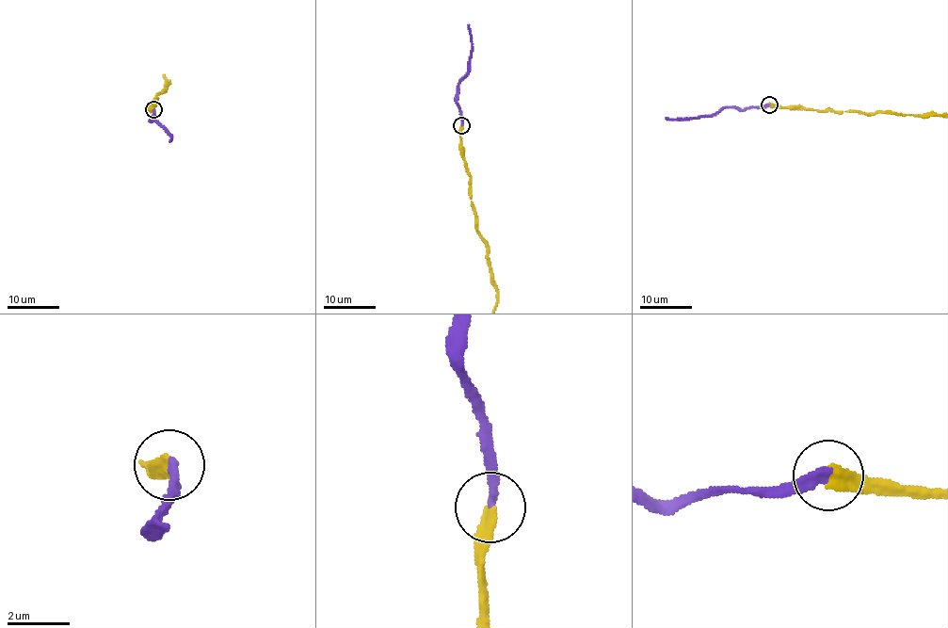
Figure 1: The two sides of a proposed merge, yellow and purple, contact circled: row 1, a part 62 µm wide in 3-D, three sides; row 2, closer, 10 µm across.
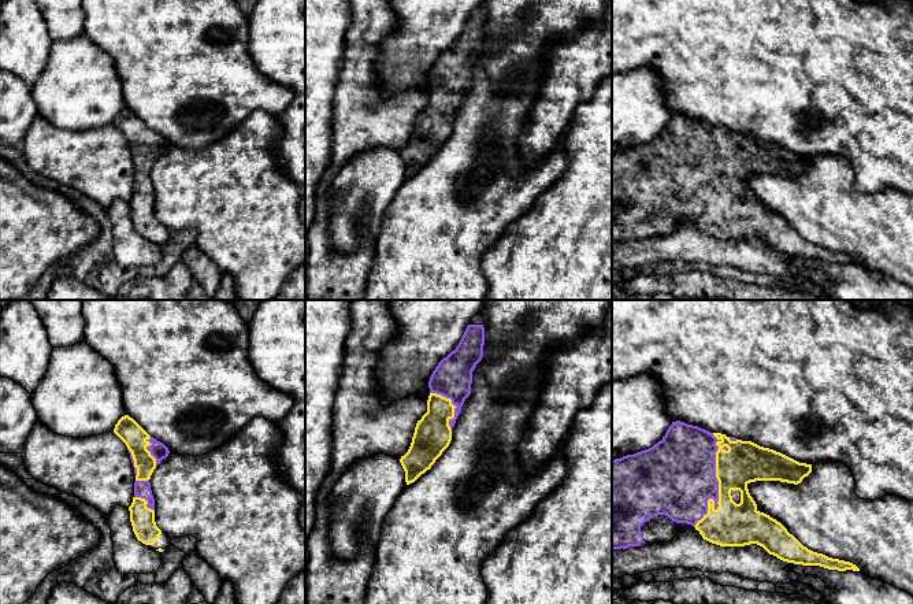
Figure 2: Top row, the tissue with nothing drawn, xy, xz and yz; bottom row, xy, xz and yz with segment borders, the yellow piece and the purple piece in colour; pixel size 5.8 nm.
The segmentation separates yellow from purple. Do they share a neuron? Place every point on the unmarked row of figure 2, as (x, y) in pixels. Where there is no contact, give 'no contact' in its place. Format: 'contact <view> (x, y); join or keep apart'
contact yz (719, 178); join

